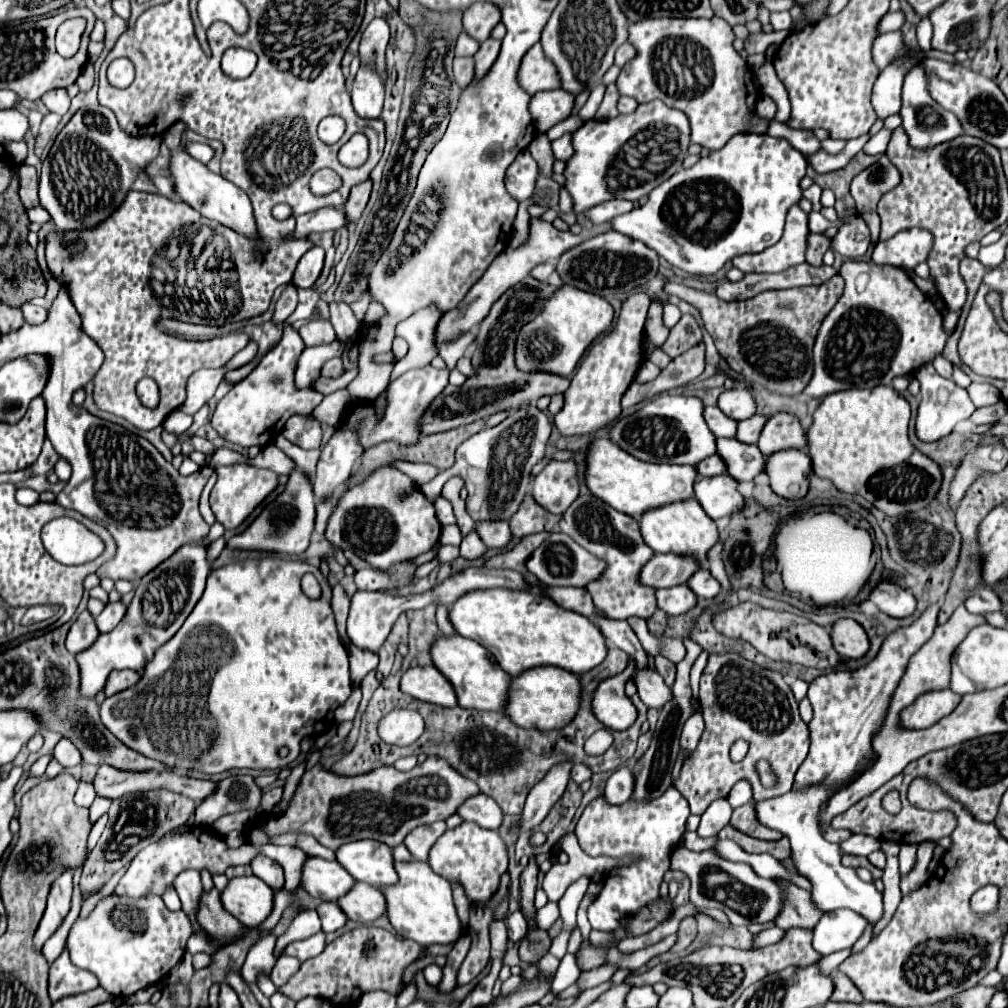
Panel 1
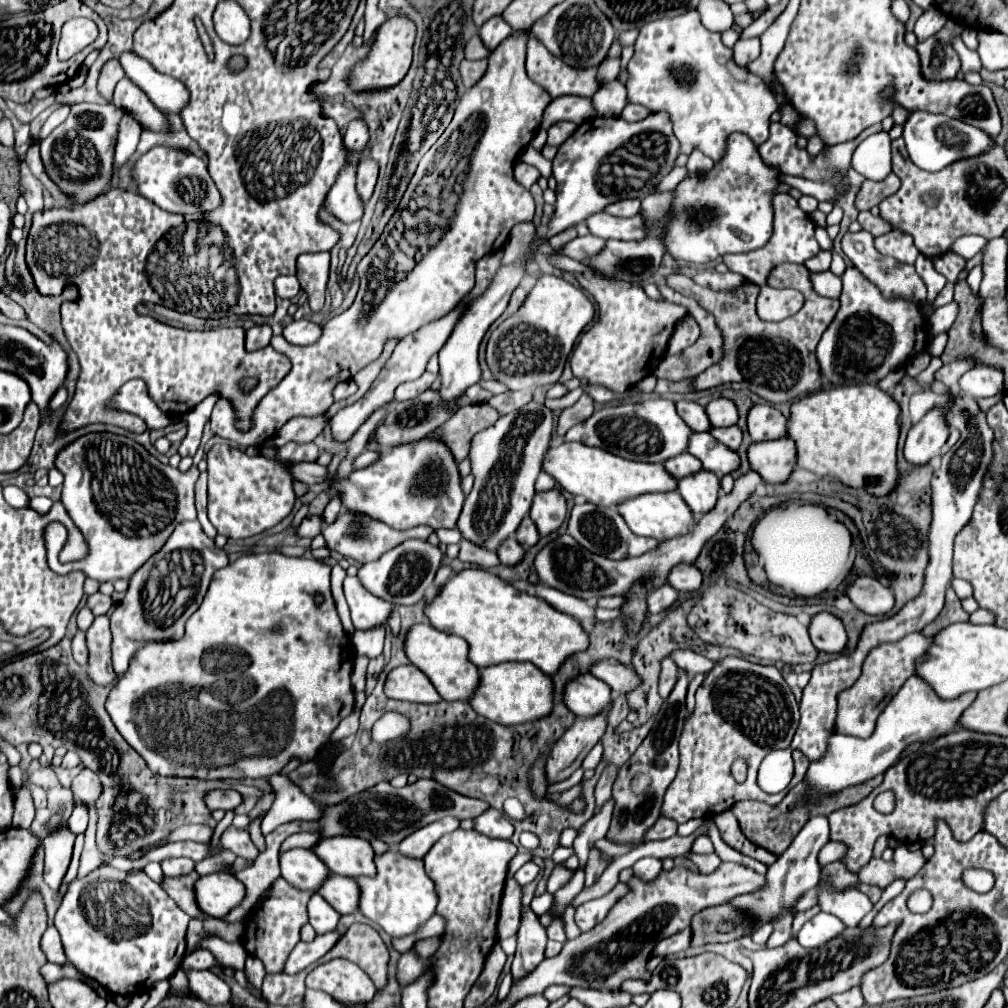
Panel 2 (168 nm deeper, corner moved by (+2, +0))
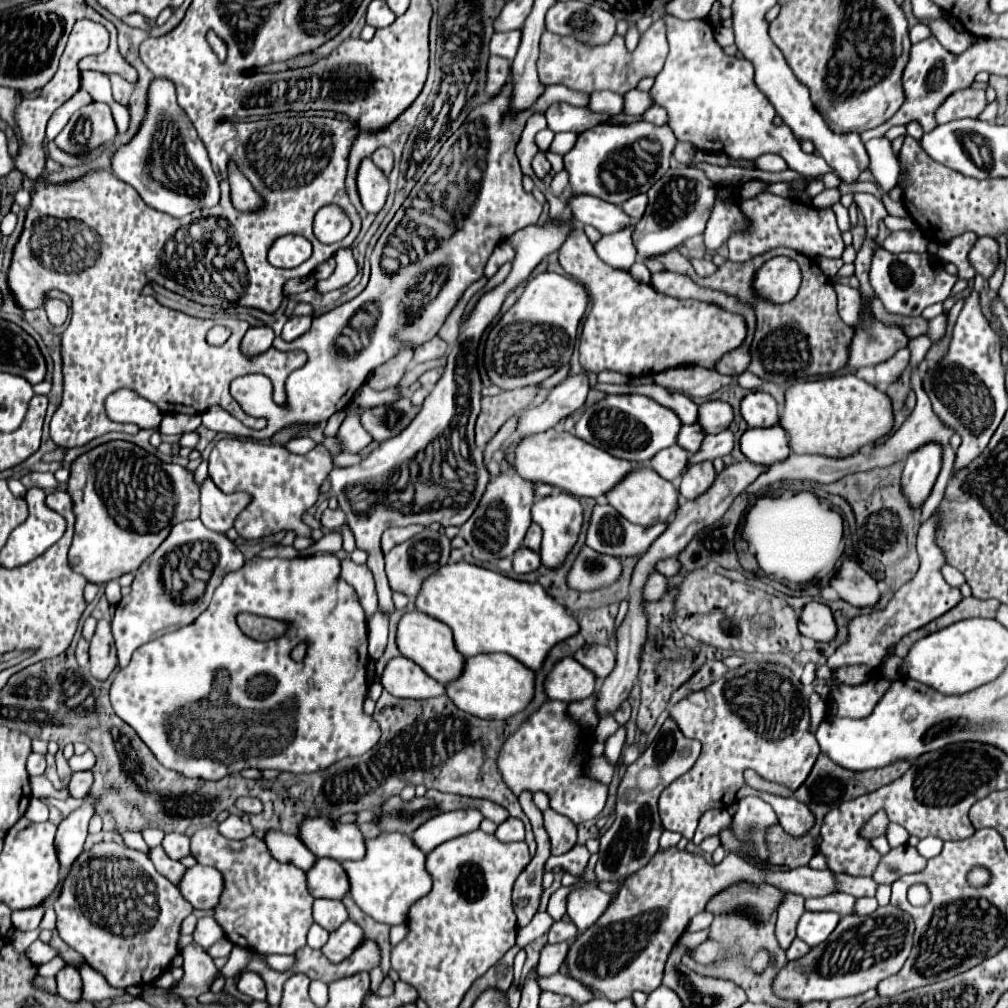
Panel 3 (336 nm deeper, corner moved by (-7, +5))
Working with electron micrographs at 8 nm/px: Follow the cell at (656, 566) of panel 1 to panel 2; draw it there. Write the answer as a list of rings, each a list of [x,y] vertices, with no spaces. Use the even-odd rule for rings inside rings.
[[[748,470],[746,474],[738,476],[734,480],[734,488],[730,494],[722,494],[716,502],[716,506],[712,508],[712,512],[706,512],[698,522],[696,522],[696,528],[692,528],[692,532],[688,532],[688,536],[680,536],[676,540],[666,540],[662,542],[658,548],[638,556],[638,558],[624,558],[624,560],[610,560],[610,558],[604,558],[604,556],[598,556],[598,554],[592,554],[588,552],[586,548],[582,548],[570,534],[564,534],[560,538],[556,538],[554,542],[550,542],[548,546],[544,546],[544,550],[540,550],[540,554],[536,556],[536,572],[540,576],[540,580],[550,586],[550,588],[556,588],[560,592],[568,592],[572,596],[580,596],[582,600],[588,600],[588,602],[594,602],[602,596],[620,596],[624,592],[630,590],[630,586],[634,582],[642,582],[642,580],[648,580],[648,586],[650,588],[656,588],[660,584],[666,584],[666,576],[670,572],[672,566],[680,564],[680,562],[686,562],[686,564],[692,564],[702,546],[706,544],[706,540],[710,540],[720,528],[722,524],[736,512],[736,508],[748,500],[756,488],[764,484],[764,480],[760,478],[760,474],[756,474],[754,470]]]

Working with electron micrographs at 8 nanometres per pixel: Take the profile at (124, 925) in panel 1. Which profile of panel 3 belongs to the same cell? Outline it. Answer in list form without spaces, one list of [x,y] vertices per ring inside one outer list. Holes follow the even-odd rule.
[[[99,843],[89,851],[83,851],[77,863],[69,869],[63,883],[63,893],[53,907],[57,913],[57,931],[61,939],[79,951],[89,965],[99,969],[113,987],[141,987],[159,979],[179,955],[179,929],[183,919],[193,913],[193,907],[181,895],[179,887],[173,887],[173,883],[157,873],[145,853],[117,843]]]

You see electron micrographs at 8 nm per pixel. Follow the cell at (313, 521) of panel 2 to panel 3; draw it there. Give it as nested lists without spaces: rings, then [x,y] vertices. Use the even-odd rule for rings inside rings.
[[[325,509],[323,511],[323,527],[325,529],[333,531],[333,529],[339,529],[343,523],[345,523],[345,513],[341,509],[337,509],[337,511]]]

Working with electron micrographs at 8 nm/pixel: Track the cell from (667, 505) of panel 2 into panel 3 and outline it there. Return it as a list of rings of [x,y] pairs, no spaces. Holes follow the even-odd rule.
[[[645,467],[637,473],[629,473],[623,479],[623,483],[613,487],[613,491],[609,491],[607,501],[631,523],[649,527],[655,523],[669,523],[671,521],[671,517],[677,513],[677,507],[679,507],[679,489],[671,481],[657,475],[651,467]]]

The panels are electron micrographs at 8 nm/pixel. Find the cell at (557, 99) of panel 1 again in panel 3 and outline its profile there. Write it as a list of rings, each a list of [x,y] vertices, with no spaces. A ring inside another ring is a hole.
[[[595,91],[589,95],[589,111],[617,115],[621,113],[621,95],[613,91]]]

